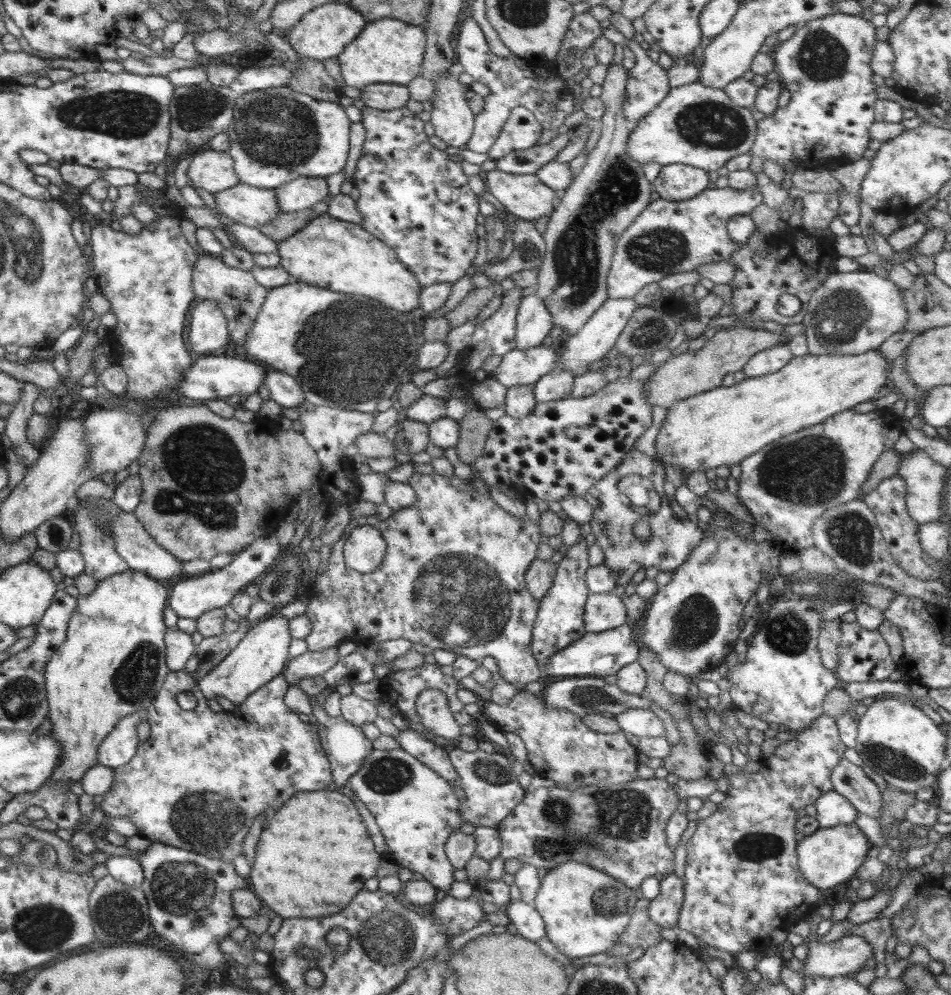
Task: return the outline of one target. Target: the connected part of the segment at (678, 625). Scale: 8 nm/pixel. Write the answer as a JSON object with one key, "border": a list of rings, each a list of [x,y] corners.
{"border":[[[717,513],[718,518],[714,522],[708,522],[712,524],[712,528],[714,530],[706,530],[706,538],[702,540],[702,543],[692,552],[690,552],[690,556],[688,556],[688,560],[682,564],[682,566],[678,566],[676,570],[673,571],[672,580],[665,587],[658,590],[657,594],[651,597],[648,601],[647,610],[645,611],[646,616],[644,616],[644,624],[642,623],[642,629],[638,629],[638,633],[633,633],[633,638],[637,642],[637,646],[639,648],[648,648],[650,652],[654,652],[656,654],[656,658],[658,658],[658,662],[668,670],[668,672],[676,672],[676,674],[682,674],[682,676],[694,677],[699,674],[699,672],[705,672],[710,670],[710,668],[716,668],[722,662],[725,662],[726,656],[730,654],[730,652],[734,651],[734,646],[736,646],[736,641],[738,636],[740,636],[740,621],[742,621],[743,612],[747,603],[751,600],[751,598],[755,595],[760,582],[762,582],[762,576],[767,573],[768,580],[771,581],[774,578],[774,573],[778,573],[778,559],[780,559],[780,553],[783,551],[776,548],[772,542],[768,541],[764,544],[758,544],[750,536],[746,541],[739,540],[734,532],[731,532],[729,521],[726,521],[722,515]]]}

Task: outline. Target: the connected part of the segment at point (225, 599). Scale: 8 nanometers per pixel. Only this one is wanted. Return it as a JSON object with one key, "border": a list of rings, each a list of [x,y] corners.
{"border":[[[274,534],[256,538],[249,546],[236,553],[234,559],[224,568],[213,569],[197,577],[179,581],[170,592],[167,606],[172,608],[178,618],[192,618],[192,620],[196,620],[206,612],[224,608],[234,599],[234,596],[258,578],[262,578],[273,566],[282,550]]]}

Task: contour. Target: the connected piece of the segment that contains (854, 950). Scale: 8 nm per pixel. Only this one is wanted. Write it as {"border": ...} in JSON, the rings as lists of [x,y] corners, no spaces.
{"border":[[[806,919],[791,926],[788,931],[802,936],[808,942],[808,958],[803,962],[805,976],[834,978],[834,976],[852,976],[862,970],[873,956],[873,948],[860,936],[842,936],[829,944],[820,944],[810,940],[809,934],[814,931]]]}

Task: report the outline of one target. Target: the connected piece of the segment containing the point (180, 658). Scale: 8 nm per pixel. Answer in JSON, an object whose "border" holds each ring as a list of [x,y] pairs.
{"border":[[[168,627],[165,630],[165,656],[170,671],[182,670],[195,651],[192,636],[178,627]]]}

